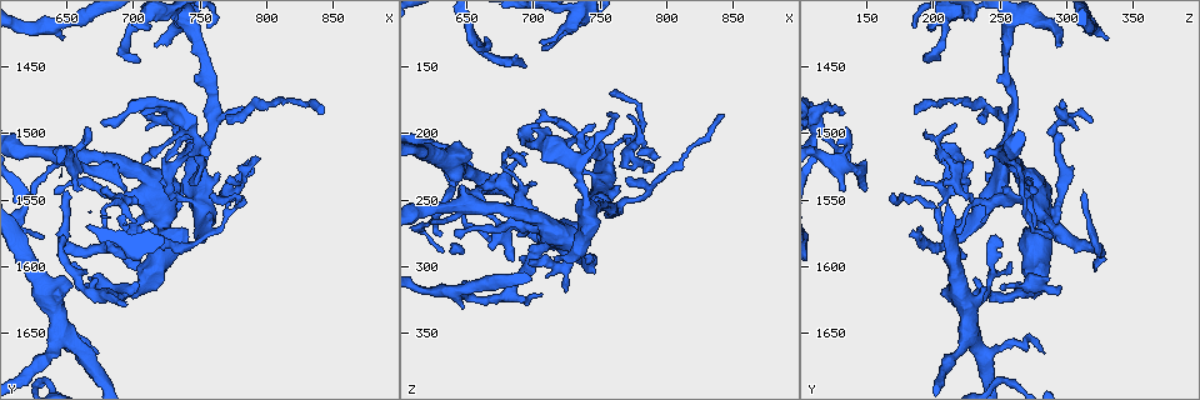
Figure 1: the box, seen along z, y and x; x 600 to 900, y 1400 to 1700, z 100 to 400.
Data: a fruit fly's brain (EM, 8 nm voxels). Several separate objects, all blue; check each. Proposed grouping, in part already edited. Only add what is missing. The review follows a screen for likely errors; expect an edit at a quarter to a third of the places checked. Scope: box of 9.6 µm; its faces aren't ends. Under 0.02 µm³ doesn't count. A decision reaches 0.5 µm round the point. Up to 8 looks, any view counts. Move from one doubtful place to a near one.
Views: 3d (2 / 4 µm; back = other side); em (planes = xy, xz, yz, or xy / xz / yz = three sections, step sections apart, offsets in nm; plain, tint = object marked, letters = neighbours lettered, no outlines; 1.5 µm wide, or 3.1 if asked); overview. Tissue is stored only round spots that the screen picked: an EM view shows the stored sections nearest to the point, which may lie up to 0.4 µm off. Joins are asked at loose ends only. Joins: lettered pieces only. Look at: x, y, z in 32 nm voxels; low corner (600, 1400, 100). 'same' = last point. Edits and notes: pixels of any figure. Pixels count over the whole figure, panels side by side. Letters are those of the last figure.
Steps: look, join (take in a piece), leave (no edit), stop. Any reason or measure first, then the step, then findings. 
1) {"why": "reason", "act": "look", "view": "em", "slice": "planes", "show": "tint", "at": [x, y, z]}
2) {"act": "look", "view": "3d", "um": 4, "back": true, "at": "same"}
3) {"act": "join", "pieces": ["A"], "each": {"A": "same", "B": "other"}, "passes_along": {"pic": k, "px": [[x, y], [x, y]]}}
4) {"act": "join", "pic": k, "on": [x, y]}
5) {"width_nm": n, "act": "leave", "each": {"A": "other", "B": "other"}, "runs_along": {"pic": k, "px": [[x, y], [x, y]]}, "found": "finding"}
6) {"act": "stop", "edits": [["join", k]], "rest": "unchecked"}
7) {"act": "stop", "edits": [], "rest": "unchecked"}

{"why": "tapers out", "act": "look", "view": "3d", "um": 4, "at": [724, 1494, 320]}

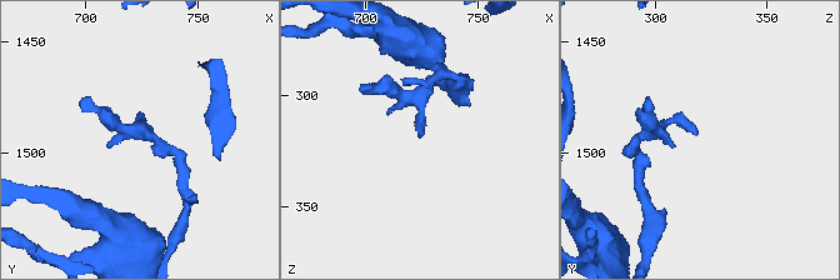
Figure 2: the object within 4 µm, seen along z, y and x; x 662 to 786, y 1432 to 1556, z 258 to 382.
{"act": "look", "view": "em", "slice": "xy", "step": 4, "show": "letters", "at": [724, 1492, 318]}

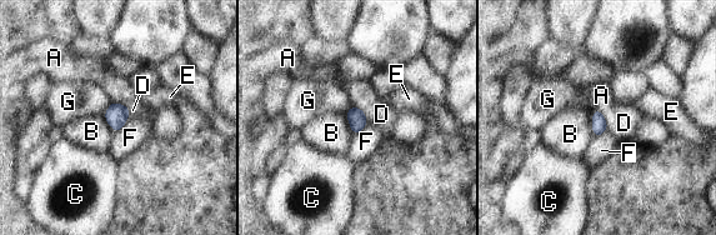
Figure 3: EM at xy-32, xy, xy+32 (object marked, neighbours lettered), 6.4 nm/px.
{"act": "leave", "each": {"A": "other", "B": "other", "C": "other", "D": "other", "E": "other", "F": "other", "G": "other"}, "border": {"pic": 3, "px": [[129, 116], [115, 134]]}, "found": "none of them fits"}

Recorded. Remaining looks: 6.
{"why": "branch stops here", "act": "look", "view": "em", "slice": "planes", "show": "letters", "at": [646, 1514, 240]}

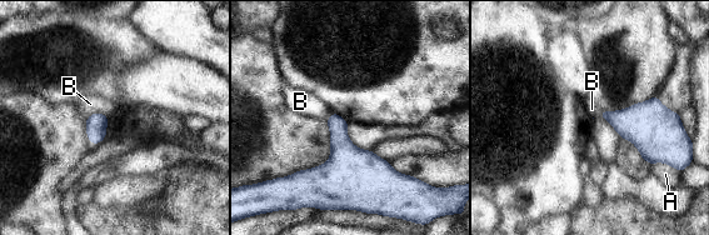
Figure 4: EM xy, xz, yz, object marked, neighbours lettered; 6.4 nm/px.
{"act": "leave", "each": {"A": "other", "B": "other"}, "border": {"pic": 4, "px": [[108, 116], [93, 113], [86, 119]]}, "found": "none of them fits"}

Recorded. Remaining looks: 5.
{"why": "an open end", "act": "look", "view": "3d", "um": 4, "at": [660, 1544, 134]}

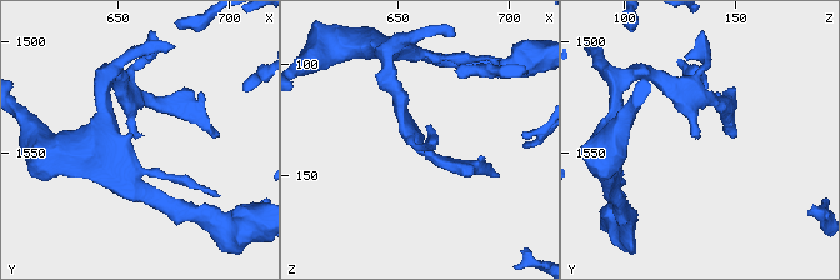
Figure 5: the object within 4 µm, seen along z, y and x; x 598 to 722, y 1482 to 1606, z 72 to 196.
{"why": "shape alone is not enough", "act": "look", "view": "em", "slice": "planes", "show": "letters", "at": [659, 1544, 133]}

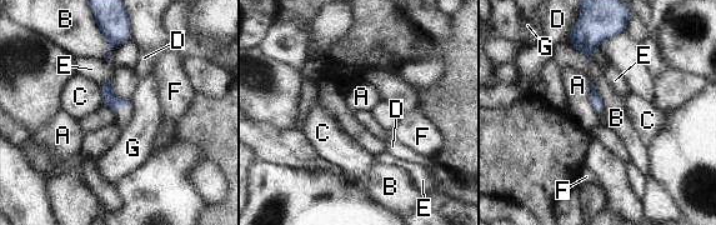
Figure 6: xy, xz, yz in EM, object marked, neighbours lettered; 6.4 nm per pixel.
{"act": "leave", "each": {"A": "other", "B": "other", "C": "other", "D": "other", "E": "other", "F": "other", "G": "other"}, "border": {"pic": 6, "px": [[99, 29], [109, 43], [104, 59]]}, "found": "none of them fits"}

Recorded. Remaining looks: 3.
{"act": "look", "view": "em", "slice": "yz", "step": 4, "show": "tint", "at": [796, 1520, 218]}

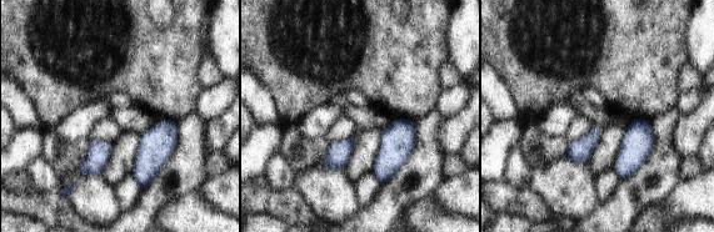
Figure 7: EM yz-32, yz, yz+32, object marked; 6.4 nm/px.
{"why": "another direction", "act": "look", "view": "em", "slice": "planes", "show": "letters", "at": "same"}

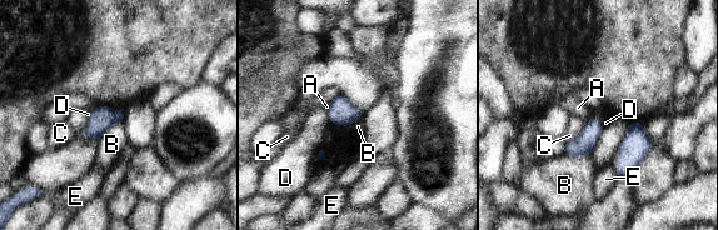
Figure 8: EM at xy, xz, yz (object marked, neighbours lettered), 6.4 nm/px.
{"width_nm": 130, "act": "leave", "each": {"A": "other", "B": "other", "C": "other", "D": "other", "E": "other"}, "border": {"pic": 8, "px": [[564, 153], [574, 158], [589, 155]]}, "found": "no lettered piece goes on from it"}

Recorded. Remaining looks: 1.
{"act": "stop", "edits": [], "rest": "unchecked"}

